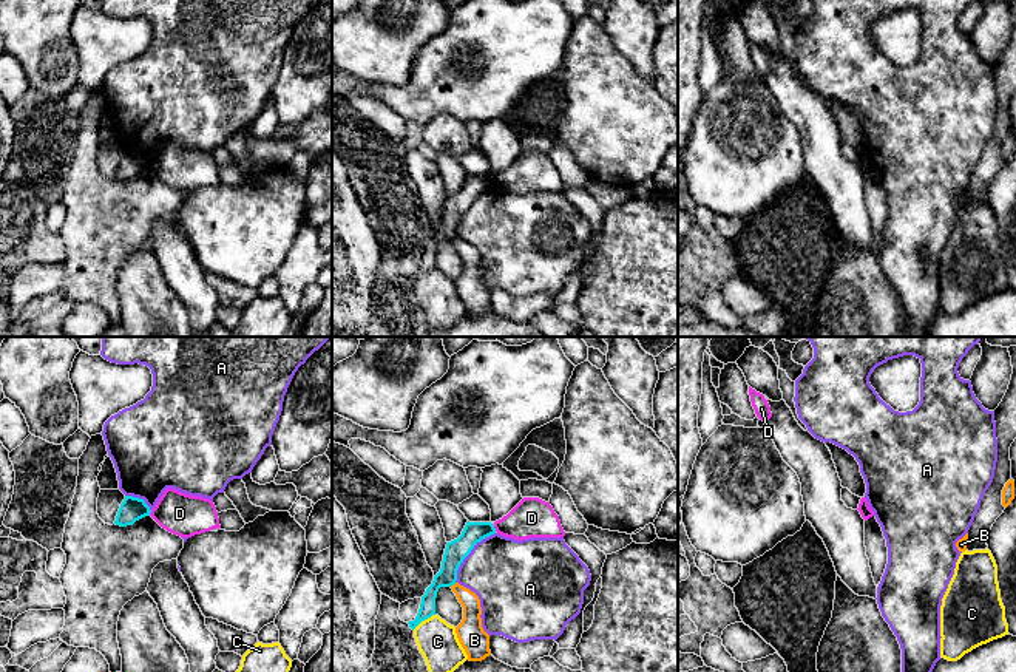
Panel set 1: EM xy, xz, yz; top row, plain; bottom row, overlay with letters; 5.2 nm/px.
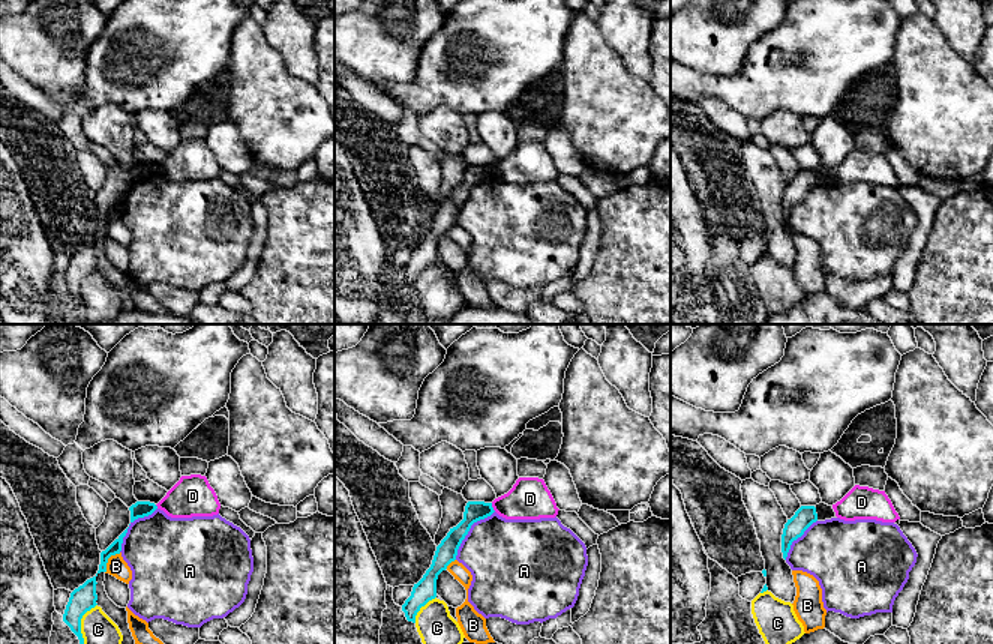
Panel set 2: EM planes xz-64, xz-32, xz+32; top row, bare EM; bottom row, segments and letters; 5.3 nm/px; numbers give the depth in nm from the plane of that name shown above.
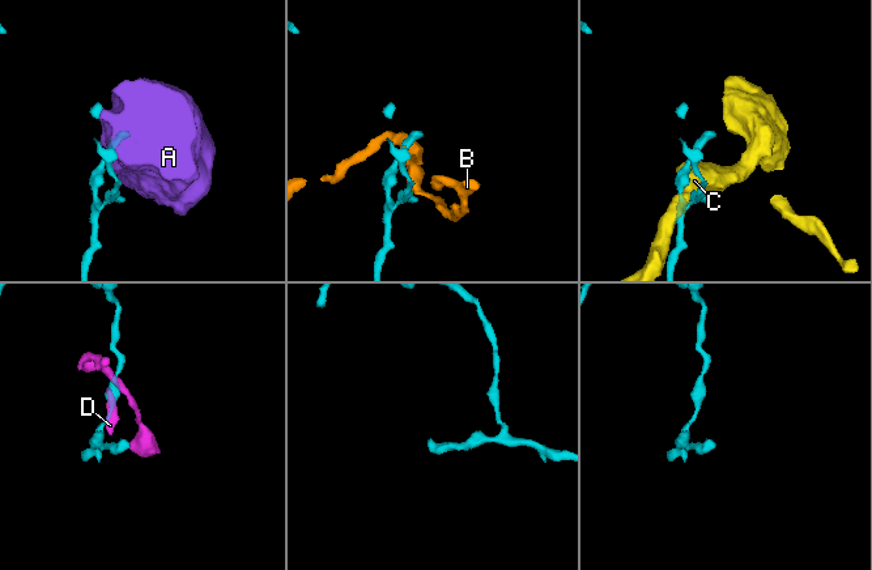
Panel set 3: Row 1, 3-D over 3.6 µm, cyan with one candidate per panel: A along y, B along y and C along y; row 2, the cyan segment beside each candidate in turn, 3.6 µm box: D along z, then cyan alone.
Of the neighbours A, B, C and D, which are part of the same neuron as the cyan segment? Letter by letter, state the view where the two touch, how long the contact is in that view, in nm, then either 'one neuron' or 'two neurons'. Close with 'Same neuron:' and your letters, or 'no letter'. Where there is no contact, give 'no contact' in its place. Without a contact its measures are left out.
A: contact in xz; length 340 nm; two neurons
B: contact in xz; length 40 nm; two neurons
C: contact in xz; length 150 nm; two neurons
D: contact in xy; length 40 nm; two neurons
Same neuron: no letter

